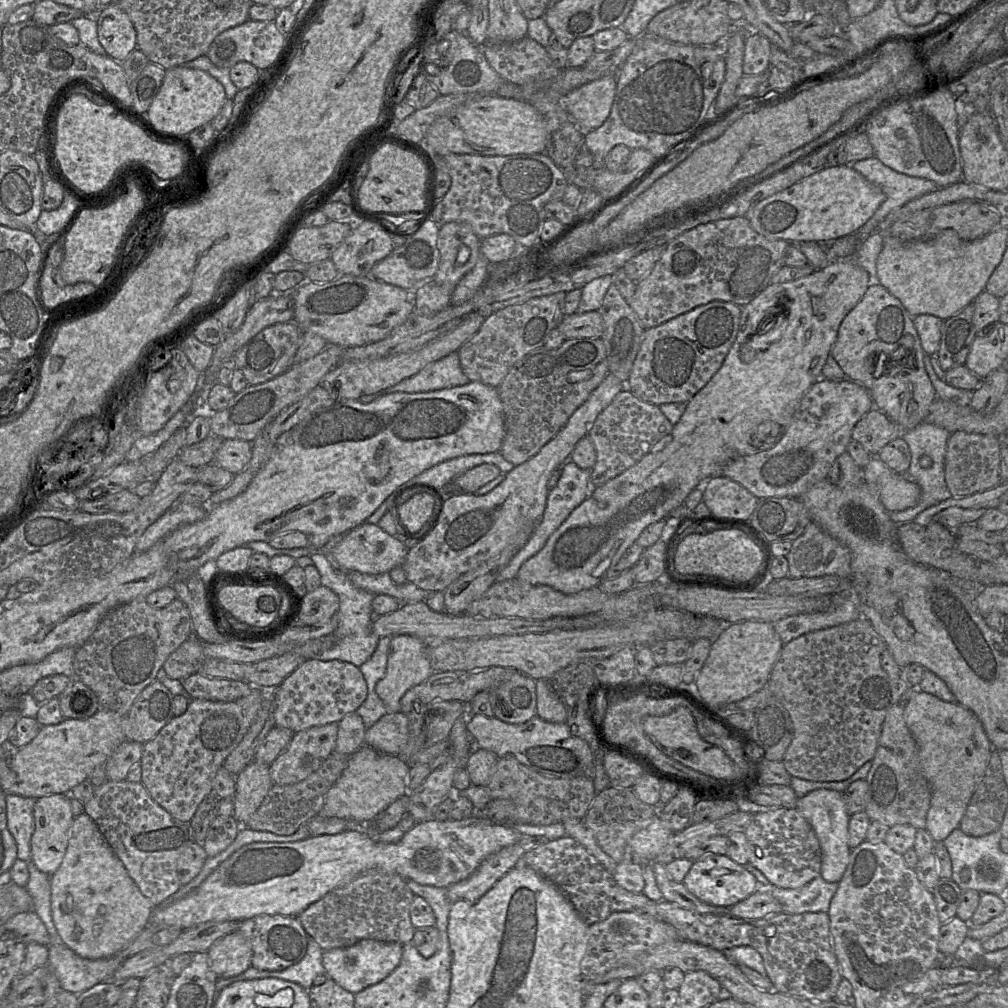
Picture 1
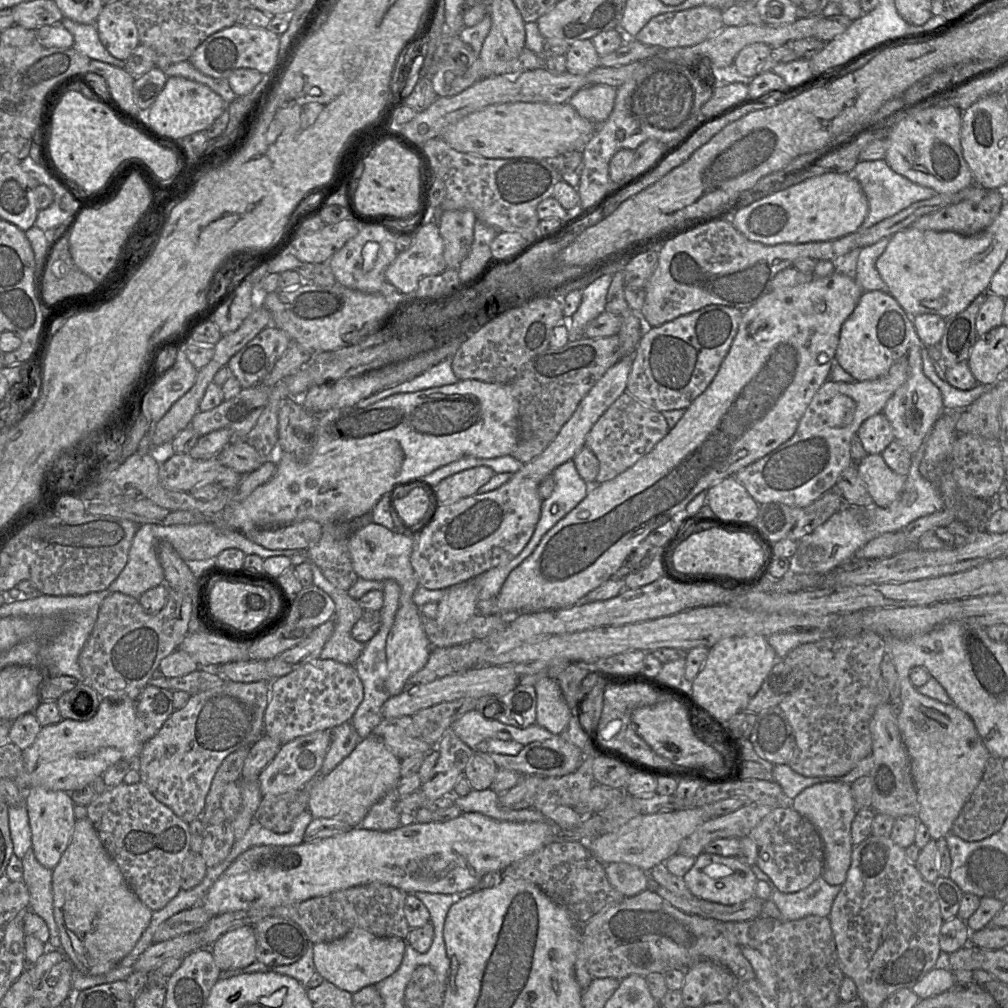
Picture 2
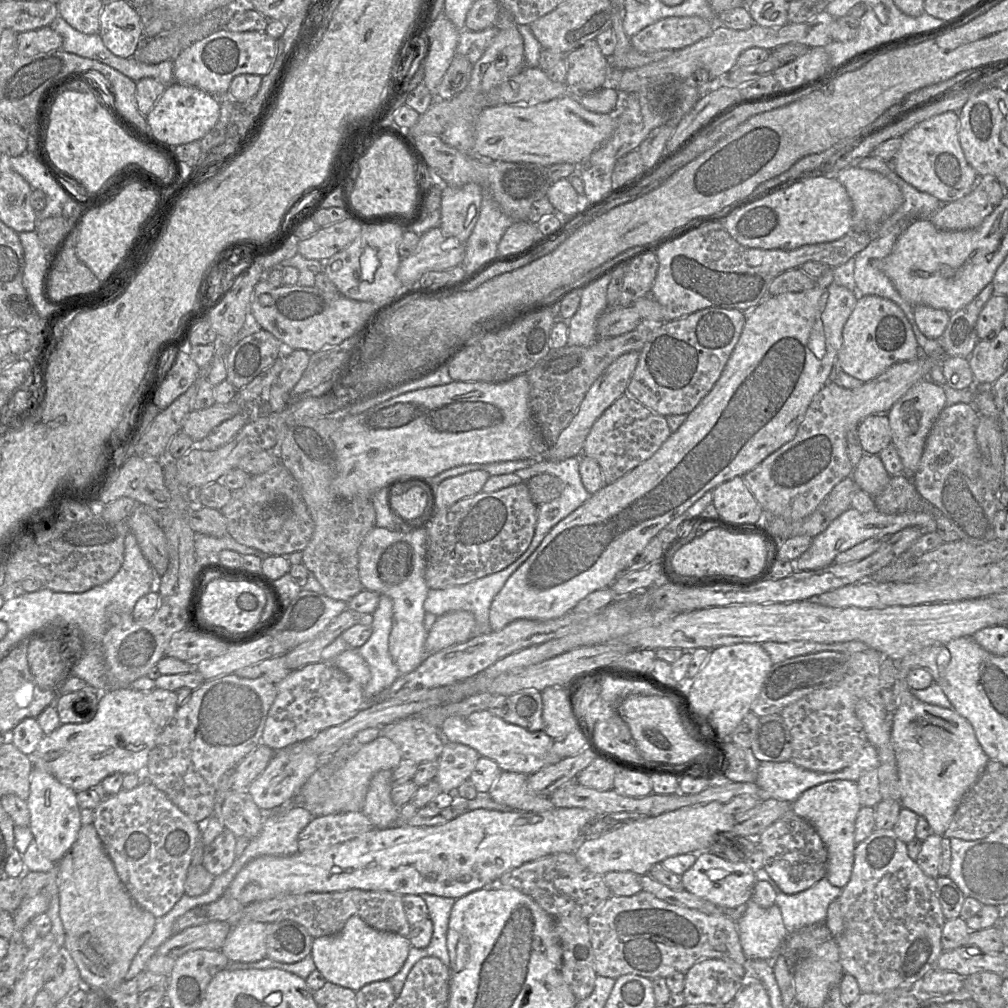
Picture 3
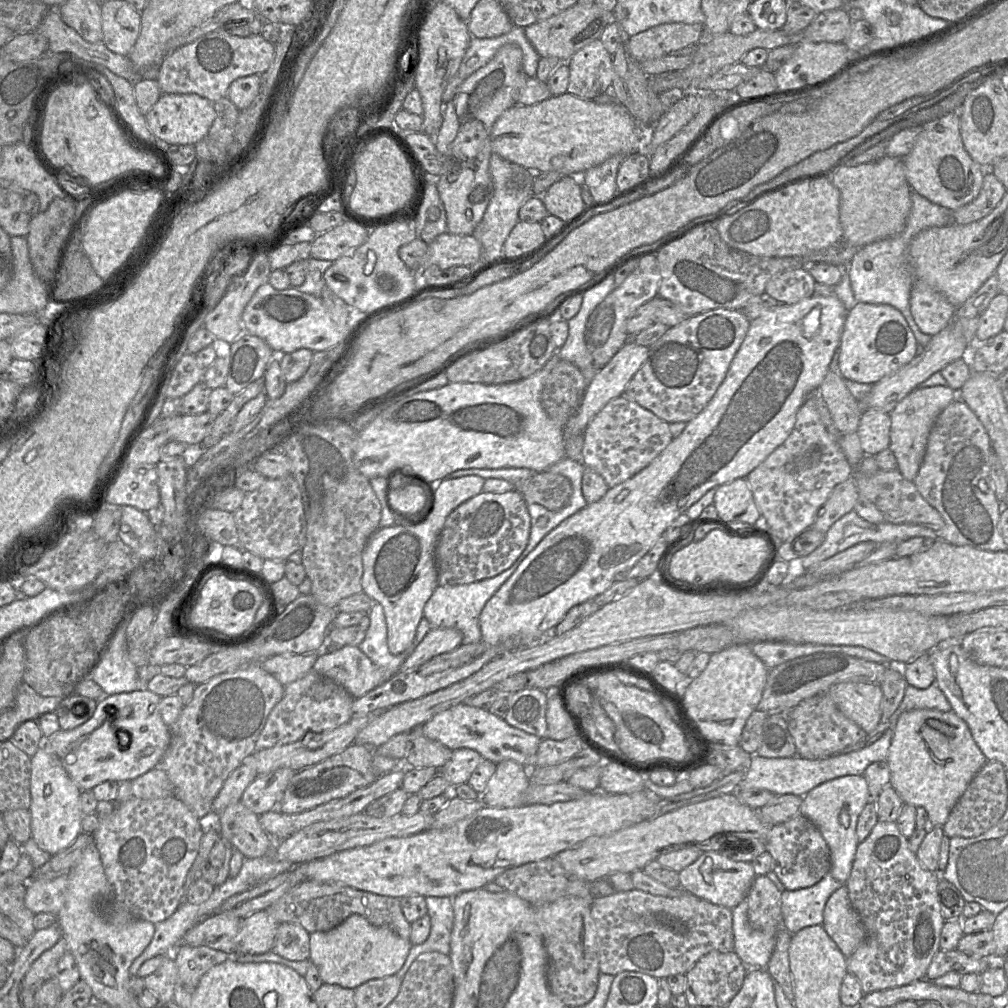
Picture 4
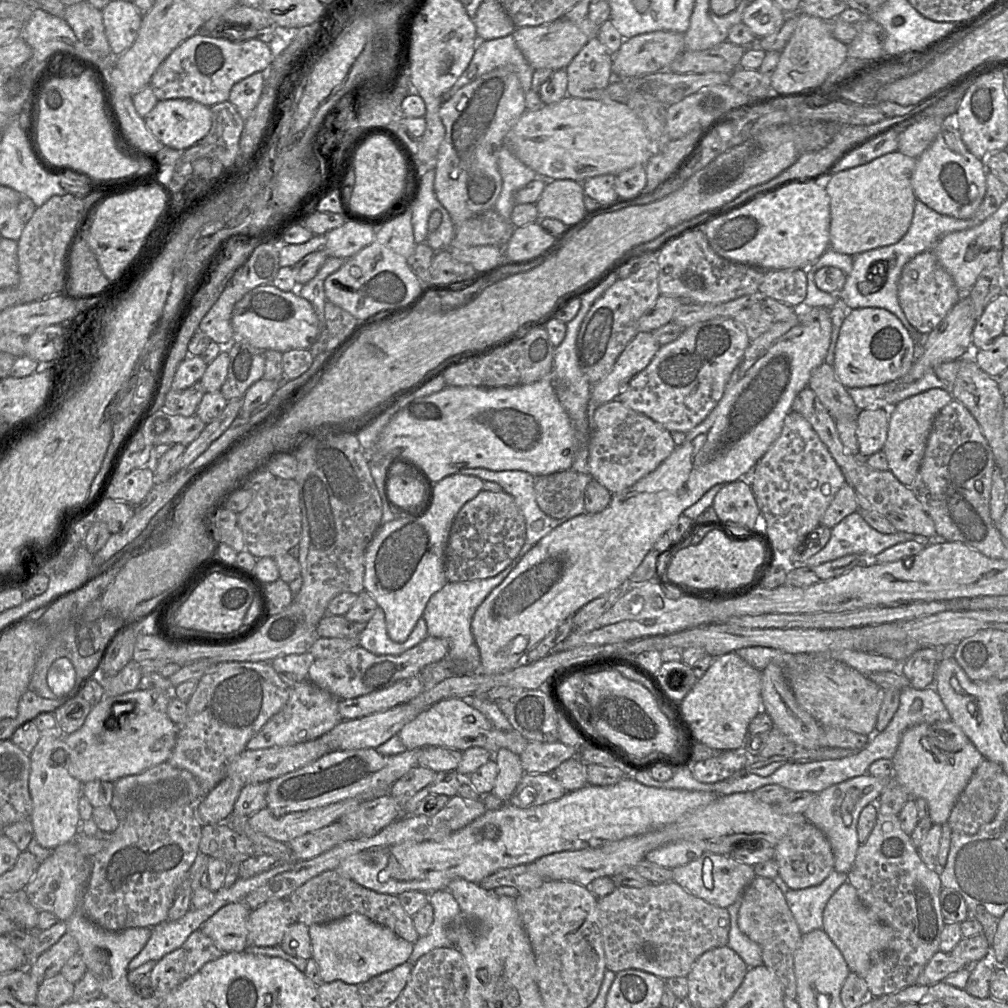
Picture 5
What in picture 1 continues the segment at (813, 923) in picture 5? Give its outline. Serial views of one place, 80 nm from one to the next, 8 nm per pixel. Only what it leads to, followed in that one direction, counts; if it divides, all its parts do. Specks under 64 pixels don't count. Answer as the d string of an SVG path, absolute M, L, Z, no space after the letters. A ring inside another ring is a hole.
M821 875L809 883L795 889L780 888L772 884L765 886L782 905L782 913L802 914L807 912L828 913L839 882L827 882Z

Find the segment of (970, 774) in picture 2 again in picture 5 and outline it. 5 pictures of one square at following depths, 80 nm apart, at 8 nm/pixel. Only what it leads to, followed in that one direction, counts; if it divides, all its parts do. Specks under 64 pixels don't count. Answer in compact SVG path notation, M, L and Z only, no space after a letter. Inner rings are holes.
M953 721L923 723L908 728L902 735L892 758L893 778L907 791L910 798L923 798L929 806L929 817L934 824L944 824L983 755L963 730Z

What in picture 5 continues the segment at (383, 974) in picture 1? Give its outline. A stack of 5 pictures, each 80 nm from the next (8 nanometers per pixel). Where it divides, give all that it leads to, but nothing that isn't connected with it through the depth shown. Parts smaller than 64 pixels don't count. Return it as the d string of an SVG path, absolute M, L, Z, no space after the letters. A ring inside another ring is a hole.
M351 913L335 921L309 926L312 960L319 968L323 983L342 981L359 985L369 979L407 962L413 944L390 928L371 921L368 917Z

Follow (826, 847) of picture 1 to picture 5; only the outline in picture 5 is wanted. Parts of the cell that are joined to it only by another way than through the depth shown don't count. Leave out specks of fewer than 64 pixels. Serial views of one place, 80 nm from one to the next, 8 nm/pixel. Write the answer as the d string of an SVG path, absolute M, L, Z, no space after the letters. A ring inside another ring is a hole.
M866 773L819 792L804 815L810 823L820 829L830 842L834 854L834 870L848 873L859 848L857 824L861 811L869 803L877 802L889 779L882 779Z

